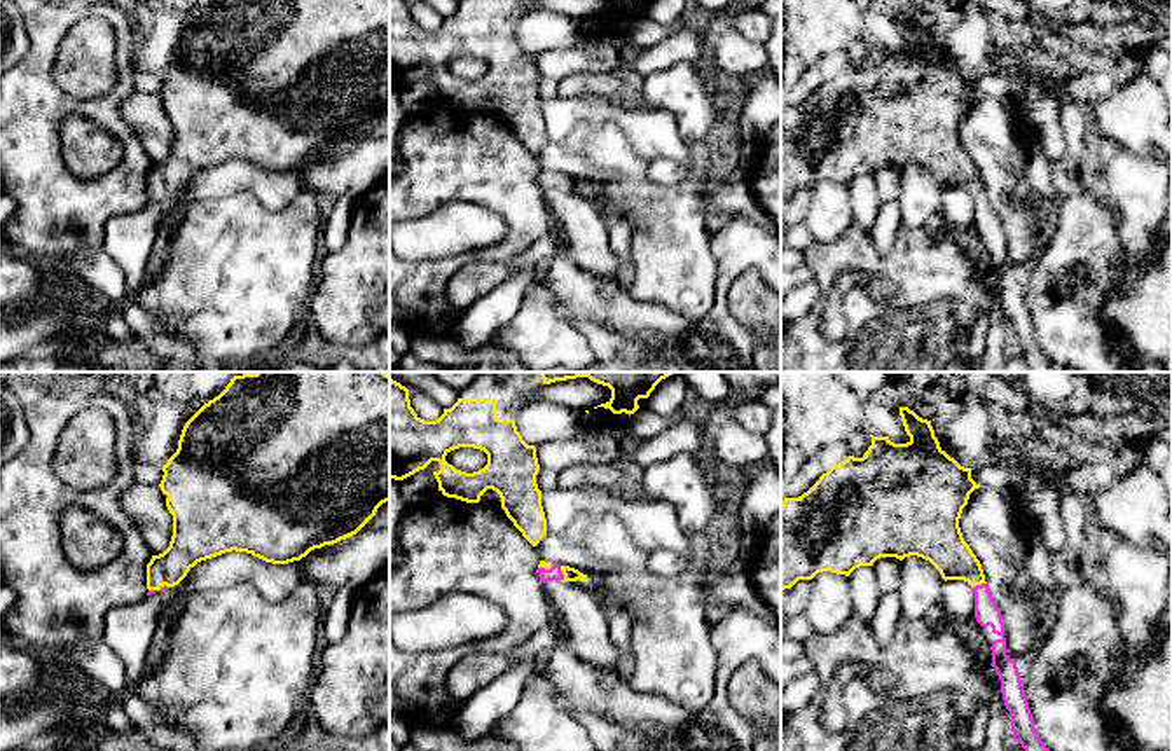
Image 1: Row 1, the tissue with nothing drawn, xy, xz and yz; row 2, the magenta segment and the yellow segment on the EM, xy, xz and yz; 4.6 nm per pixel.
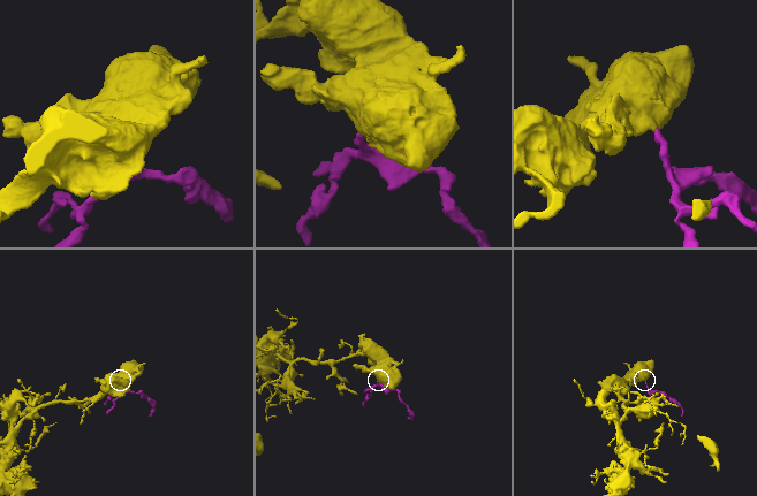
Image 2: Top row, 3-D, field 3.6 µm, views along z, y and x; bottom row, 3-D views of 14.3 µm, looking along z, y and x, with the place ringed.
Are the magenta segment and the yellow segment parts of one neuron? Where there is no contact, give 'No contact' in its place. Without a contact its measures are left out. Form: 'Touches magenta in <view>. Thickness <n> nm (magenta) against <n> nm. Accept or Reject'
Touches magenta in xz. Thickness 60 nm (magenta) against 60 nm. Accept

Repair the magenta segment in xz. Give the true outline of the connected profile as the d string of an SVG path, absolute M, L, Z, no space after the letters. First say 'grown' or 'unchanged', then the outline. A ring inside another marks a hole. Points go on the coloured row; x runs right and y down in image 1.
grown; M540 561L536 573L543 583L547 583L550 580L589 582L587 575L580 573L575 568L559 566L559 564L552 564L552 562L545 562L545 561Z

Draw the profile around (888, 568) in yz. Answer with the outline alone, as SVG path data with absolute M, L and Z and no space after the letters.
M880 557L873 562L880 592L896 592L900 585L901 561L896 557Z

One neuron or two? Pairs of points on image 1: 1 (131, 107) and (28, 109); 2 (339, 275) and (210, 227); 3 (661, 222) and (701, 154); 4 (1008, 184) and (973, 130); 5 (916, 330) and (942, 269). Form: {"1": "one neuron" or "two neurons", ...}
{"1": "two neurons", "2": "two neurons", "3": "one neuron", "4": "one neuron", "5": "one neuron"}

